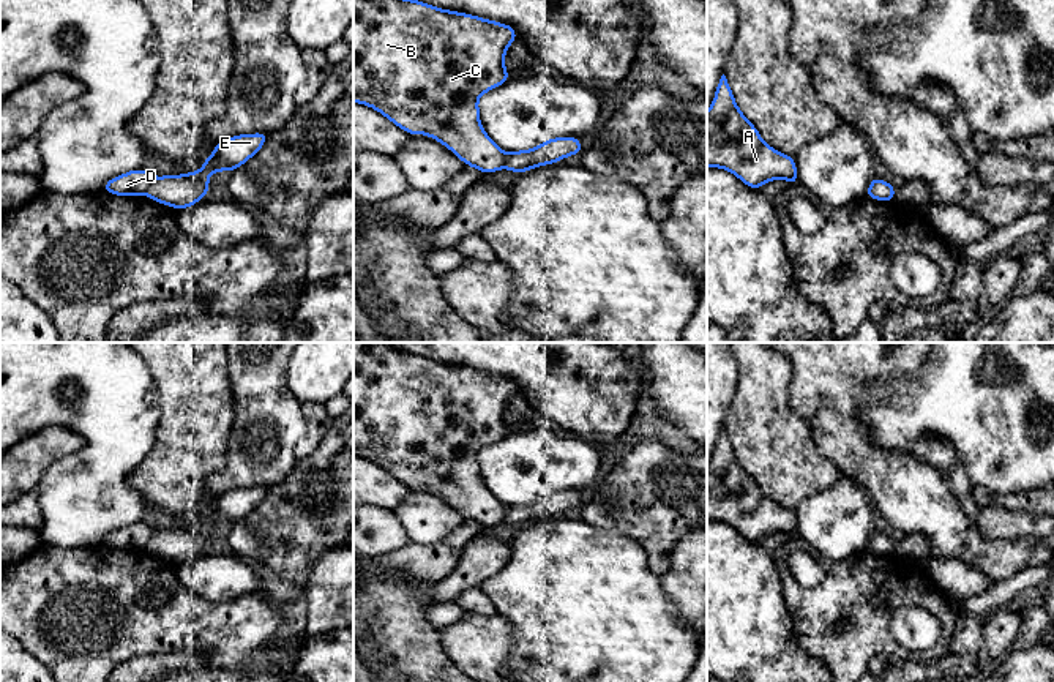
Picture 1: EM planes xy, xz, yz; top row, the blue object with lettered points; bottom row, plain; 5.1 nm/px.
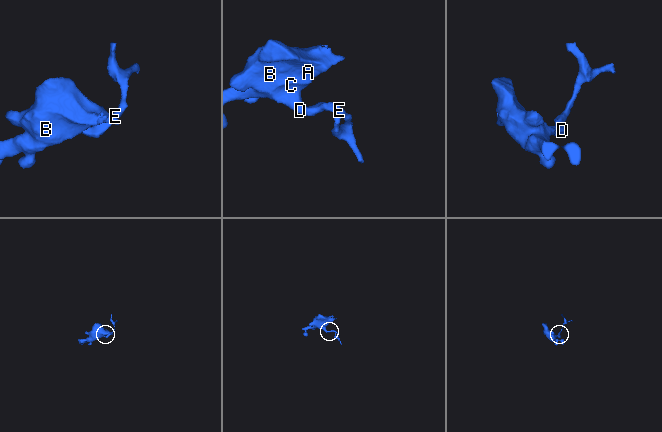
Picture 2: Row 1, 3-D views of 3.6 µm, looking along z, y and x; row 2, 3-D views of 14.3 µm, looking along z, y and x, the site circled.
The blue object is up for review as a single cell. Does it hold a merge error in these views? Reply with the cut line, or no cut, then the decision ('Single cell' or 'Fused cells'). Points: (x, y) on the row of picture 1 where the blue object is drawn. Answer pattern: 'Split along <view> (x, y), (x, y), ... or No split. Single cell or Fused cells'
No split. Single cell

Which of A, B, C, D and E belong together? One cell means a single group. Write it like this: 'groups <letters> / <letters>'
groups A B C D E

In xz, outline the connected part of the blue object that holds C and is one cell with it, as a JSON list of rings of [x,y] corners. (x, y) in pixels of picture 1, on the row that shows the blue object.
[[[353,0],[353,103],[376,109],[407,134],[424,134],[439,141],[469,167],[480,169],[483,174],[492,174],[502,167],[519,174],[584,153],[581,137],[574,136],[552,137],[532,150],[505,153],[483,129],[478,99],[510,79],[503,58],[516,39],[518,35],[511,25],[418,0]]]

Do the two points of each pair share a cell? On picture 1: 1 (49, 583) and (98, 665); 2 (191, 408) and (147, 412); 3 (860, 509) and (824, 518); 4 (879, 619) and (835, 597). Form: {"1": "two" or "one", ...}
{"1": "one", "2": "two", "3": "one", "4": "one"}

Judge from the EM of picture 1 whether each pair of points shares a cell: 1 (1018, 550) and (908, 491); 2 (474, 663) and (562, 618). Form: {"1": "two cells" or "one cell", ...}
{"1": "one cell", "2": "two cells"}

